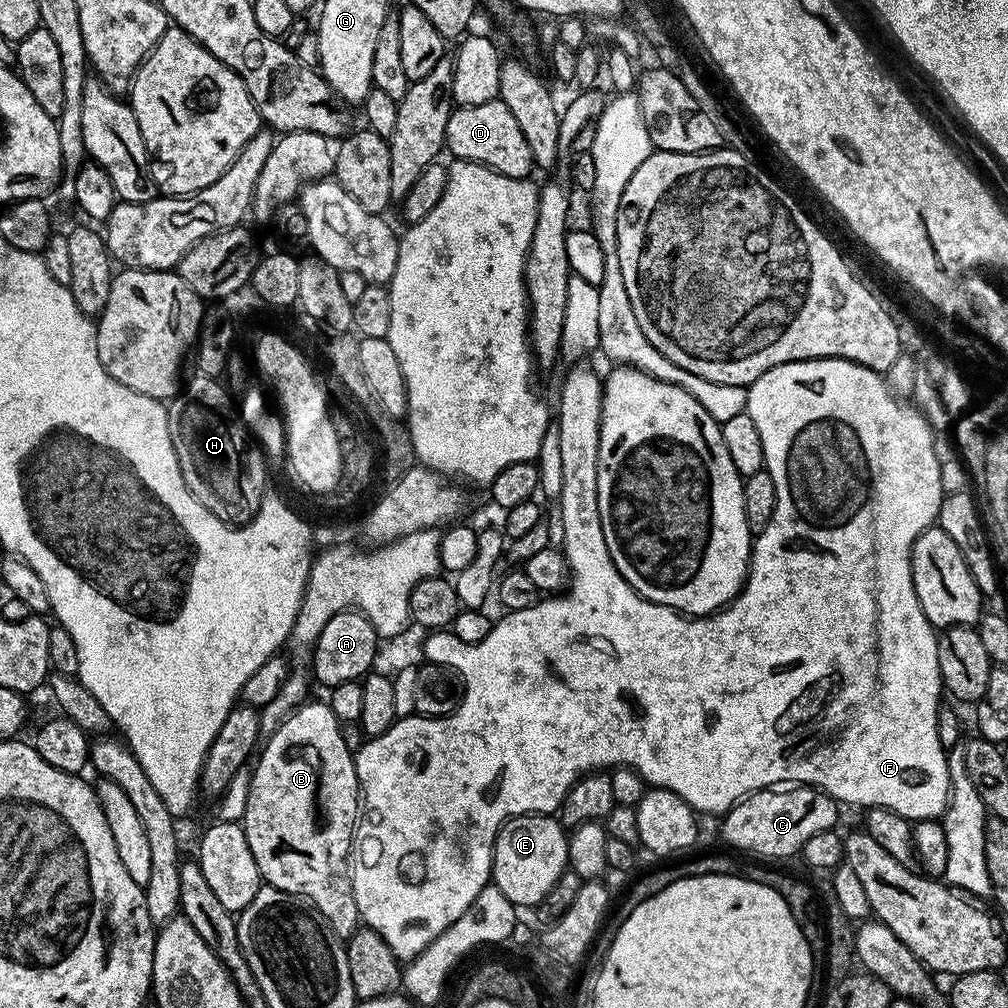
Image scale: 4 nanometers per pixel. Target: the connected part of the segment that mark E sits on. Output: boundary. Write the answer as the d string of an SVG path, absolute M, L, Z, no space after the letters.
M529 814L527 816L514 816L502 825L499 834L496 835L496 845L492 851L492 875L490 880L491 883L498 886L498 890L502 890L502 894L506 894L506 898L510 898L512 904L519 906L521 909L528 908L528 910L532 910L535 909L537 904L542 902L542 898L546 898L546 894L550 894L550 886L554 886L554 882L558 882L558 878L562 878L562 874L568 867L568 836L566 835L565 828L562 827L555 815Z

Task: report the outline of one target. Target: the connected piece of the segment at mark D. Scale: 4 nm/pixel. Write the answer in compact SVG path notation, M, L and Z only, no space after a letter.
M497 98L490 102L482 102L478 106L456 106L450 114L450 122L446 122L447 151L457 160L469 160L475 164L485 164L495 172L506 174L510 178L523 180L534 172L530 146L526 146L526 138L522 138L522 130L518 122L514 122L514 114L506 110L506 106Z

